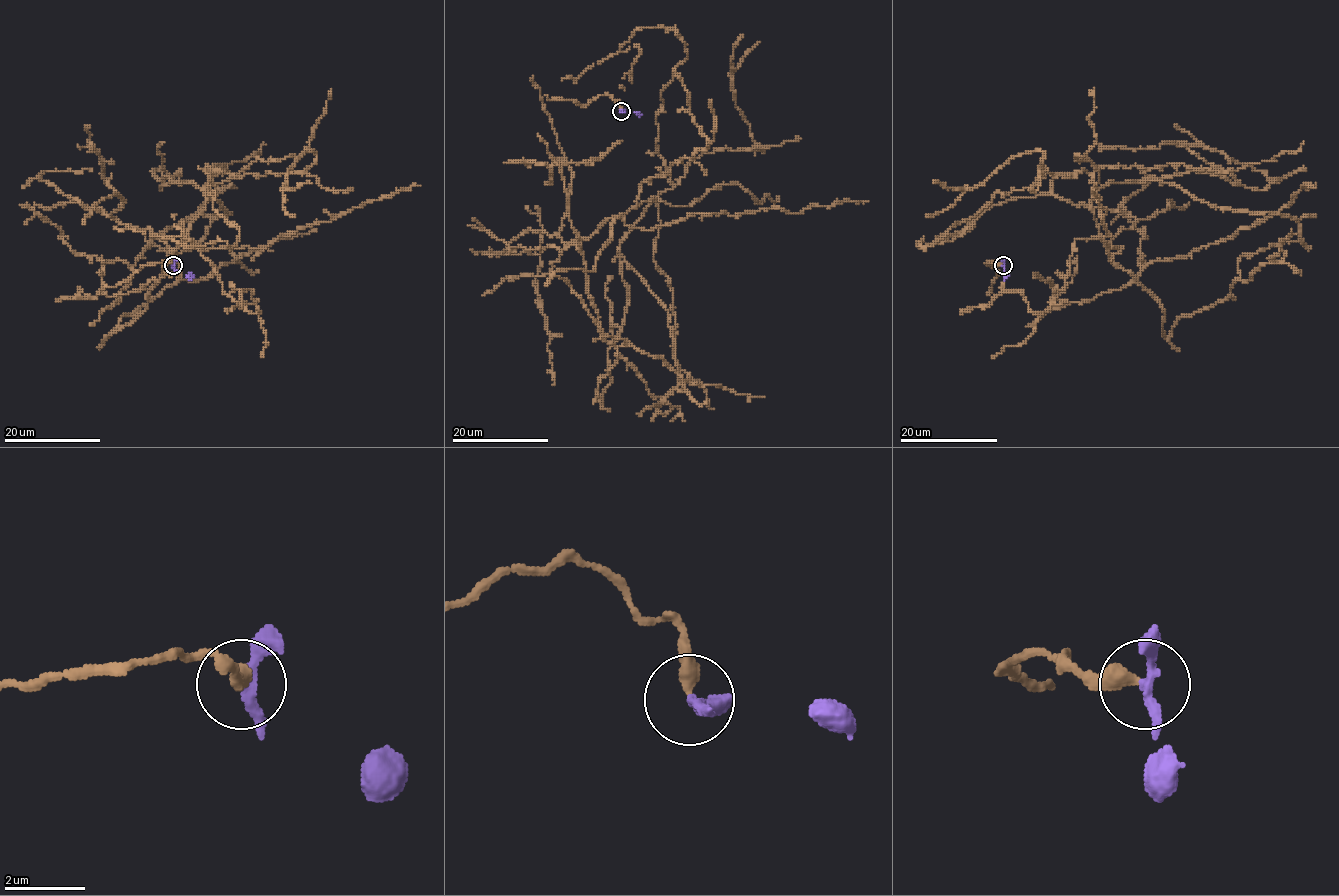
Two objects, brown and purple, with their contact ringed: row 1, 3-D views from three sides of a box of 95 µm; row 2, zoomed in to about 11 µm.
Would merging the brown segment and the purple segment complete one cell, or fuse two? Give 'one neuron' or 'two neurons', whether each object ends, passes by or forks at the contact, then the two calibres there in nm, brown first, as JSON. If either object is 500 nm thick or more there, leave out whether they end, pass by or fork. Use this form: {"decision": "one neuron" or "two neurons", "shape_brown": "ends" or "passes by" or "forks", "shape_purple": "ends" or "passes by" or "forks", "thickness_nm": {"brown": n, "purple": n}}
{"decision": "one neuron", "shape_brown": "ends", "shape_purple": "passes by", "thickness_nm": {"brown": 400, "purple": 240}}

